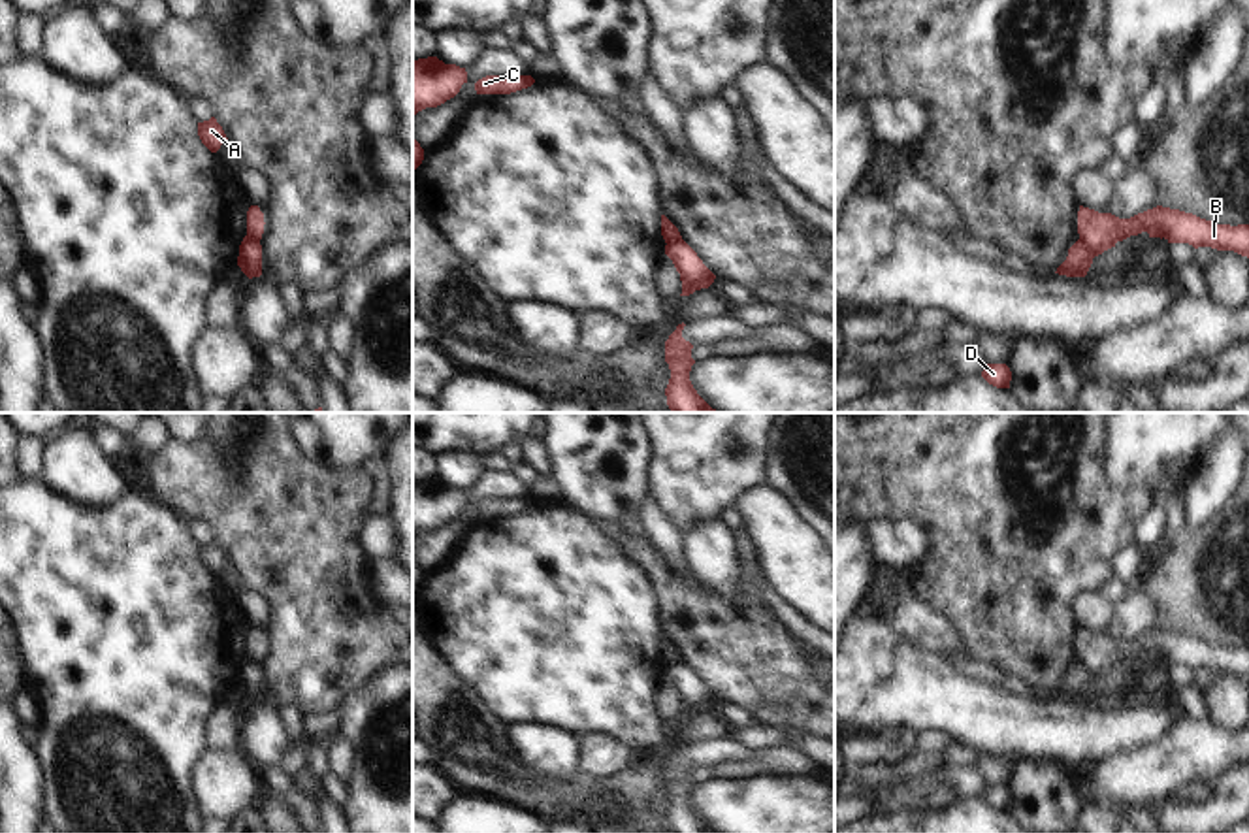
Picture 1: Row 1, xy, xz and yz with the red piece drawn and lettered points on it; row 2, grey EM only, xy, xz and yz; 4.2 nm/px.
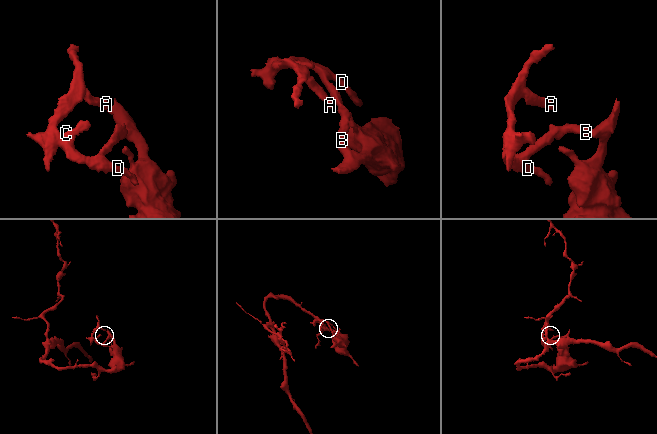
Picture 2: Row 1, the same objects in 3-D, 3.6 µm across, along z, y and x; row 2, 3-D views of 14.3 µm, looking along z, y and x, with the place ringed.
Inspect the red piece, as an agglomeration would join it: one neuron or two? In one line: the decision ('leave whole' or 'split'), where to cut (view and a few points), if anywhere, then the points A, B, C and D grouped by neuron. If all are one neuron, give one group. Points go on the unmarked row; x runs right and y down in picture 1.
split; cut yz (1080, 660), (1093, 679); groups A C D / B

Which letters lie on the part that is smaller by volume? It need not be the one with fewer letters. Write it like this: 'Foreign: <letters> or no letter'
Foreign: A, C, D

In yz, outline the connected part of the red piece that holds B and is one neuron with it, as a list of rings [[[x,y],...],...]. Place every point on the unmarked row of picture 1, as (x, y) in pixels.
[[[1079,628],[1078,656],[1093,678],[1142,654],[1147,654],[1149,660],[1164,660],[1168,665],[1189,665],[1194,671],[1211,669],[1217,673],[1234,673],[1249,680],[1249,646],[1217,646],[1192,635],[1162,628],[1130,641],[1119,641],[1111,635],[1098,635]]]

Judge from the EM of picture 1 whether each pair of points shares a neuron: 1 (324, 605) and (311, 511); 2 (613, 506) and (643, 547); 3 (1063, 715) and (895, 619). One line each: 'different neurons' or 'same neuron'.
1: same neuron
2: different neurons
3: different neurons

